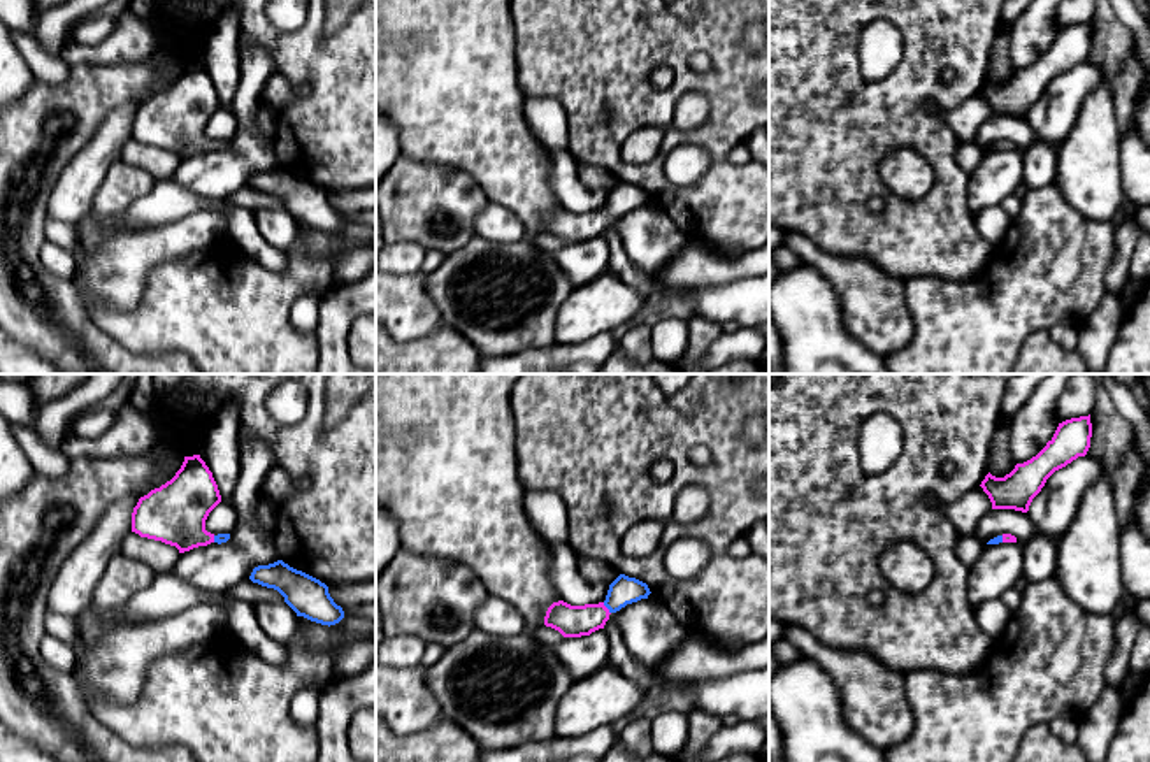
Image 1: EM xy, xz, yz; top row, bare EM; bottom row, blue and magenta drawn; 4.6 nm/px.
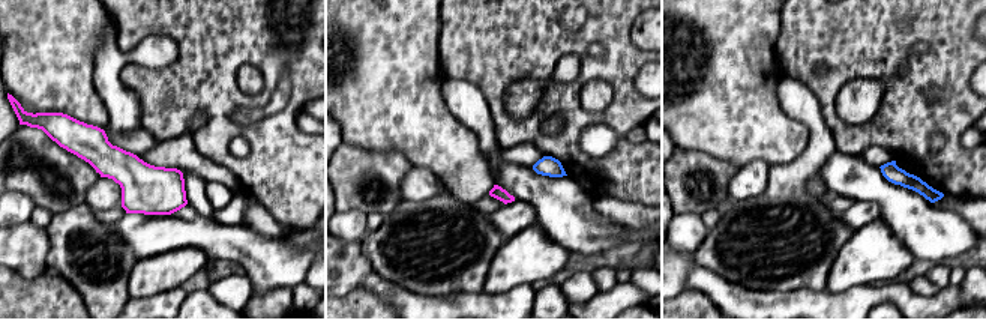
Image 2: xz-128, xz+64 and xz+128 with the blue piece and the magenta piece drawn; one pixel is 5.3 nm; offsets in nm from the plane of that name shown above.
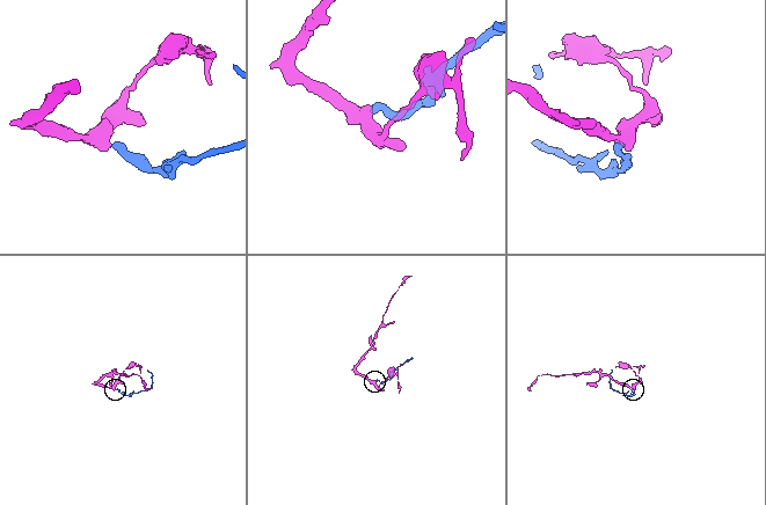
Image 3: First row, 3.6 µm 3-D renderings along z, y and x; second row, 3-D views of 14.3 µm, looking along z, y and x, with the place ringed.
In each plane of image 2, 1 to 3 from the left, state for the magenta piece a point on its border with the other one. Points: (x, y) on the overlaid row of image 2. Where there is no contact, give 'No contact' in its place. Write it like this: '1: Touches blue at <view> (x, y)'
1: No contact
2: No contact
3: No contact

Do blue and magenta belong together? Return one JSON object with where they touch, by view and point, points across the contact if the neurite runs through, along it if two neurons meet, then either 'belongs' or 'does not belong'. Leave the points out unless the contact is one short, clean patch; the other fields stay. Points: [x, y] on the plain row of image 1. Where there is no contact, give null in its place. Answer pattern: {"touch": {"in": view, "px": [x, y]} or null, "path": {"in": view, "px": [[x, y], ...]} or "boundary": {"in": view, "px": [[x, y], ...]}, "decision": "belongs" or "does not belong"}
{"touch": {"in": "xz", "px": [606, 213]}, "path": {"in": "xz", "px": [[624, 197], [606, 213], [594, 223], [569, 227]]}, "decision": "belongs"}

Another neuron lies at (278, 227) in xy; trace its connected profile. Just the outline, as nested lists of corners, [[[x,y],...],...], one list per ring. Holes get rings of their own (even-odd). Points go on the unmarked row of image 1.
[[[286,209],[253,211],[262,237],[279,251],[288,251],[298,234],[297,219]]]

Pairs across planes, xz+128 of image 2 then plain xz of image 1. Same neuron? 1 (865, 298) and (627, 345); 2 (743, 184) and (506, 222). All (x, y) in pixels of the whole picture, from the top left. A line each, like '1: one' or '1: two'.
1: two
2: one

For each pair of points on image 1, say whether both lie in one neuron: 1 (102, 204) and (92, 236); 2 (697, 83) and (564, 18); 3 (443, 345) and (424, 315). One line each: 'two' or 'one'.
1: one
2: one
3: two

